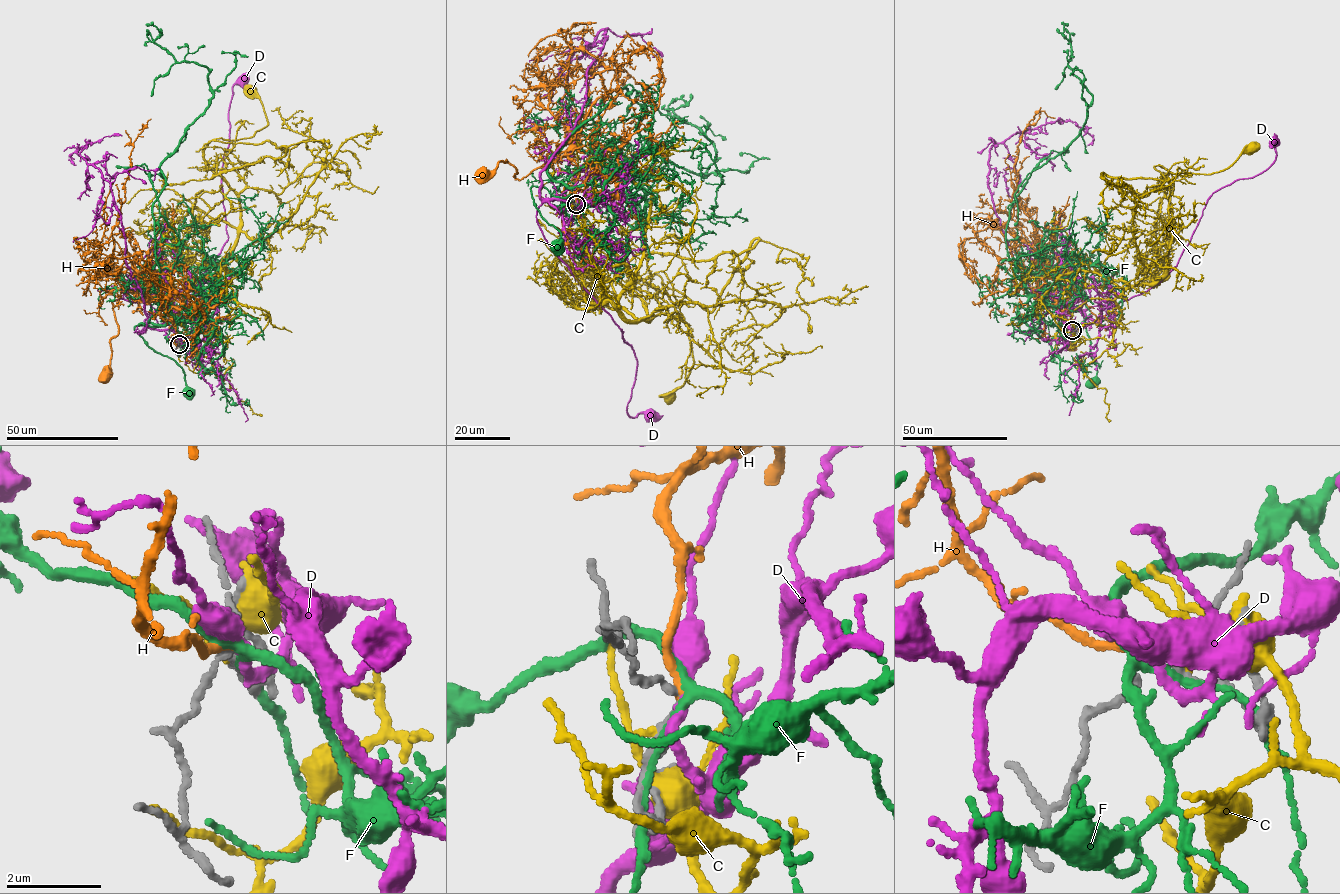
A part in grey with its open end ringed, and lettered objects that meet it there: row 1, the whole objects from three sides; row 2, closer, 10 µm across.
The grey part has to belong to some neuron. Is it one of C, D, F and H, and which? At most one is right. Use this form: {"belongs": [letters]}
{"belongs": ["H"]}

